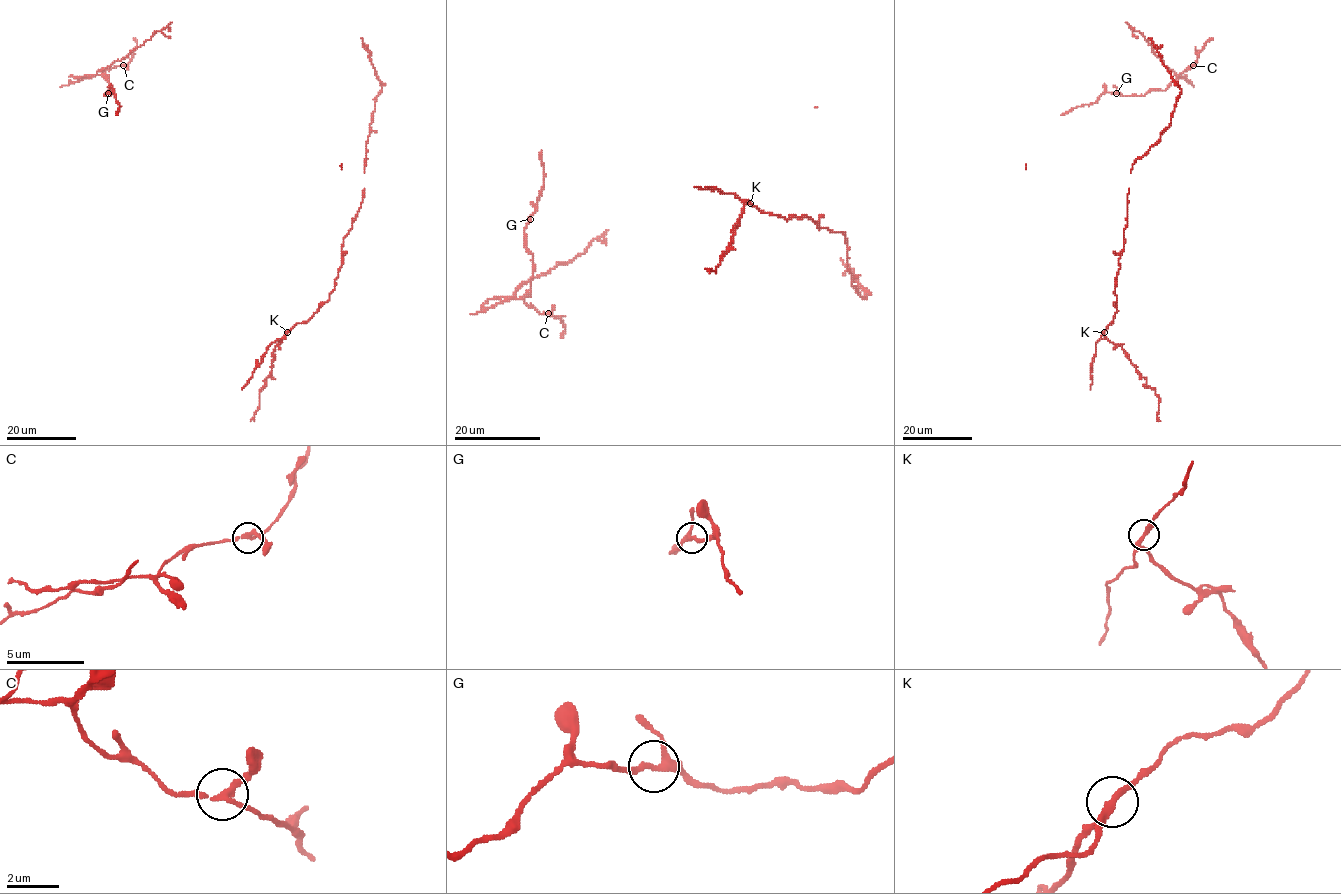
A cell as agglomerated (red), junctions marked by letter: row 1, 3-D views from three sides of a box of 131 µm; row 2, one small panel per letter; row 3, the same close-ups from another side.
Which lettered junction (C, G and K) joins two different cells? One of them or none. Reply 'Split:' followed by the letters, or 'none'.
Split: K

